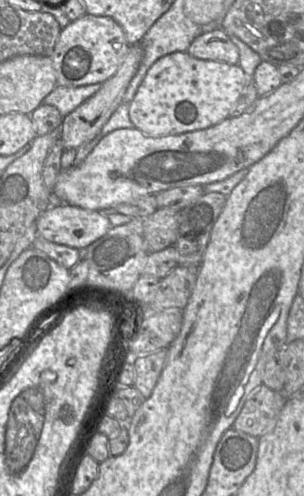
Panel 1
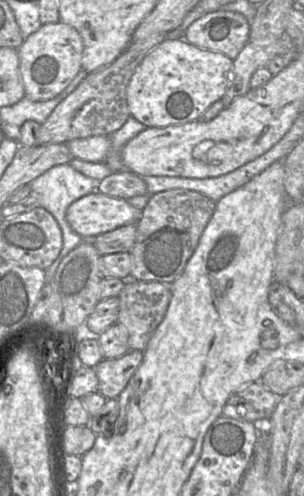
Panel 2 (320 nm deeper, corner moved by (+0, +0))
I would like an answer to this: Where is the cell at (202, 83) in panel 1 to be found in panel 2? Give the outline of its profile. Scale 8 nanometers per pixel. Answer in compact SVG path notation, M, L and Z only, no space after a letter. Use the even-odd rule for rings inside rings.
M166 39L136 67L127 89L129 114L145 127L165 128L198 120L225 94L233 60L221 52L197 47L186 40Z

